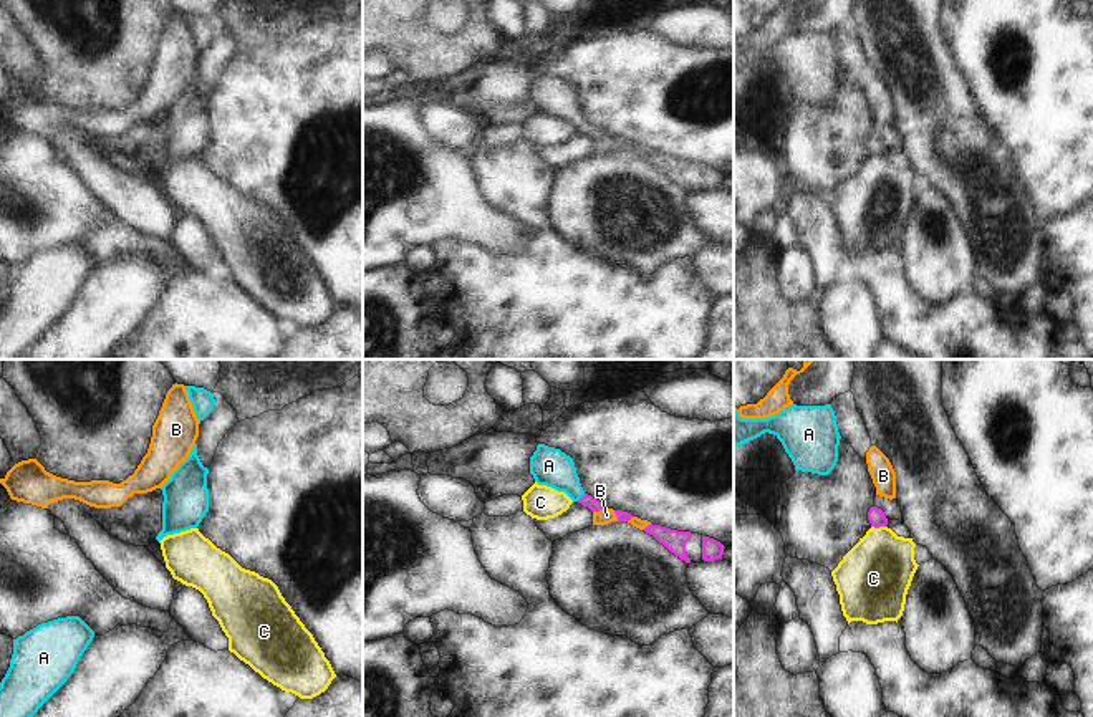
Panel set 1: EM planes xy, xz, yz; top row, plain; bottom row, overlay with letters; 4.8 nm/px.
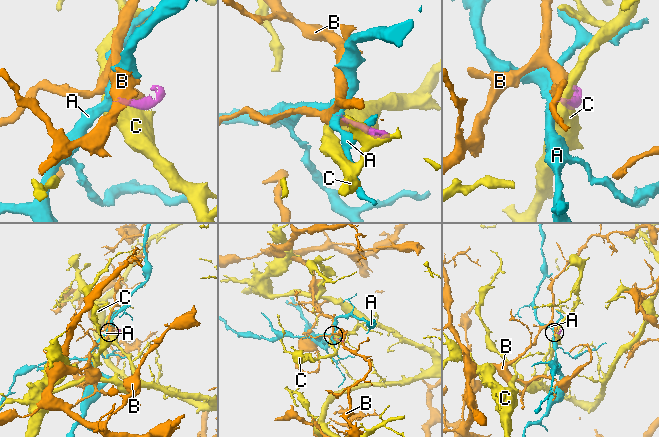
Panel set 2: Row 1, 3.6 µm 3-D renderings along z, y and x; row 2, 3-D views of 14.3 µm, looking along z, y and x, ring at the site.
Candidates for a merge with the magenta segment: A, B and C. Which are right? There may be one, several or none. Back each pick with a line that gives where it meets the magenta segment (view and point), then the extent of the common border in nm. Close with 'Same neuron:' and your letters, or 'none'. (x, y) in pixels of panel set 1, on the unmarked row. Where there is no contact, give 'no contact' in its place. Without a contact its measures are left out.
A: contact xz (582, 126); length 60 nm
Same neuron: A

